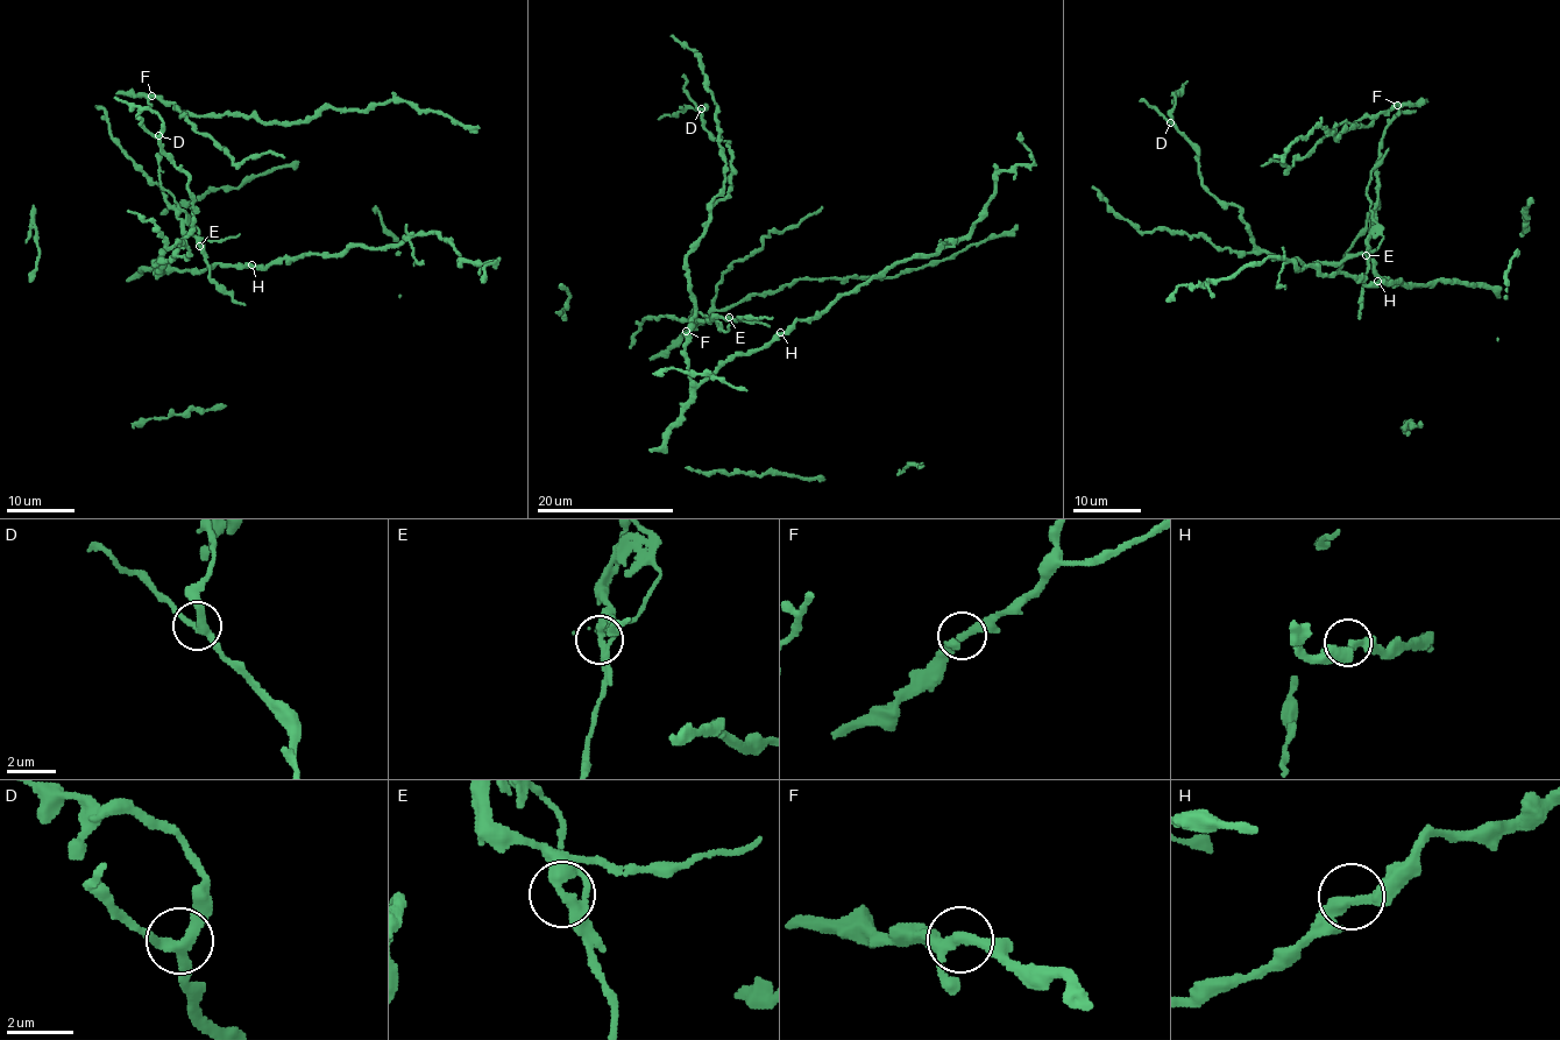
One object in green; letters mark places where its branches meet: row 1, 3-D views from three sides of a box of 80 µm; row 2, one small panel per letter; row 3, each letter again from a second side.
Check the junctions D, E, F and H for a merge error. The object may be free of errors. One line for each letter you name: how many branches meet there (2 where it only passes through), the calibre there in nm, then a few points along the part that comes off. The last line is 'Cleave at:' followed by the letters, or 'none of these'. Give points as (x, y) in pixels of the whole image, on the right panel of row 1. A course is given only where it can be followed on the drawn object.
E: 3 | 320 nm | (1366, 255), (1376, 250), (1383, 238), (1371, 216), (1367, 192), (1370, 170), (1388, 148)
Cleave at: E

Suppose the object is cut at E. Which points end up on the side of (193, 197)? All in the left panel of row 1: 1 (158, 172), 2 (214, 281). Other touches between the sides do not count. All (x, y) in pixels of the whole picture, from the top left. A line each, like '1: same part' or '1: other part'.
1: other part
2: other part

